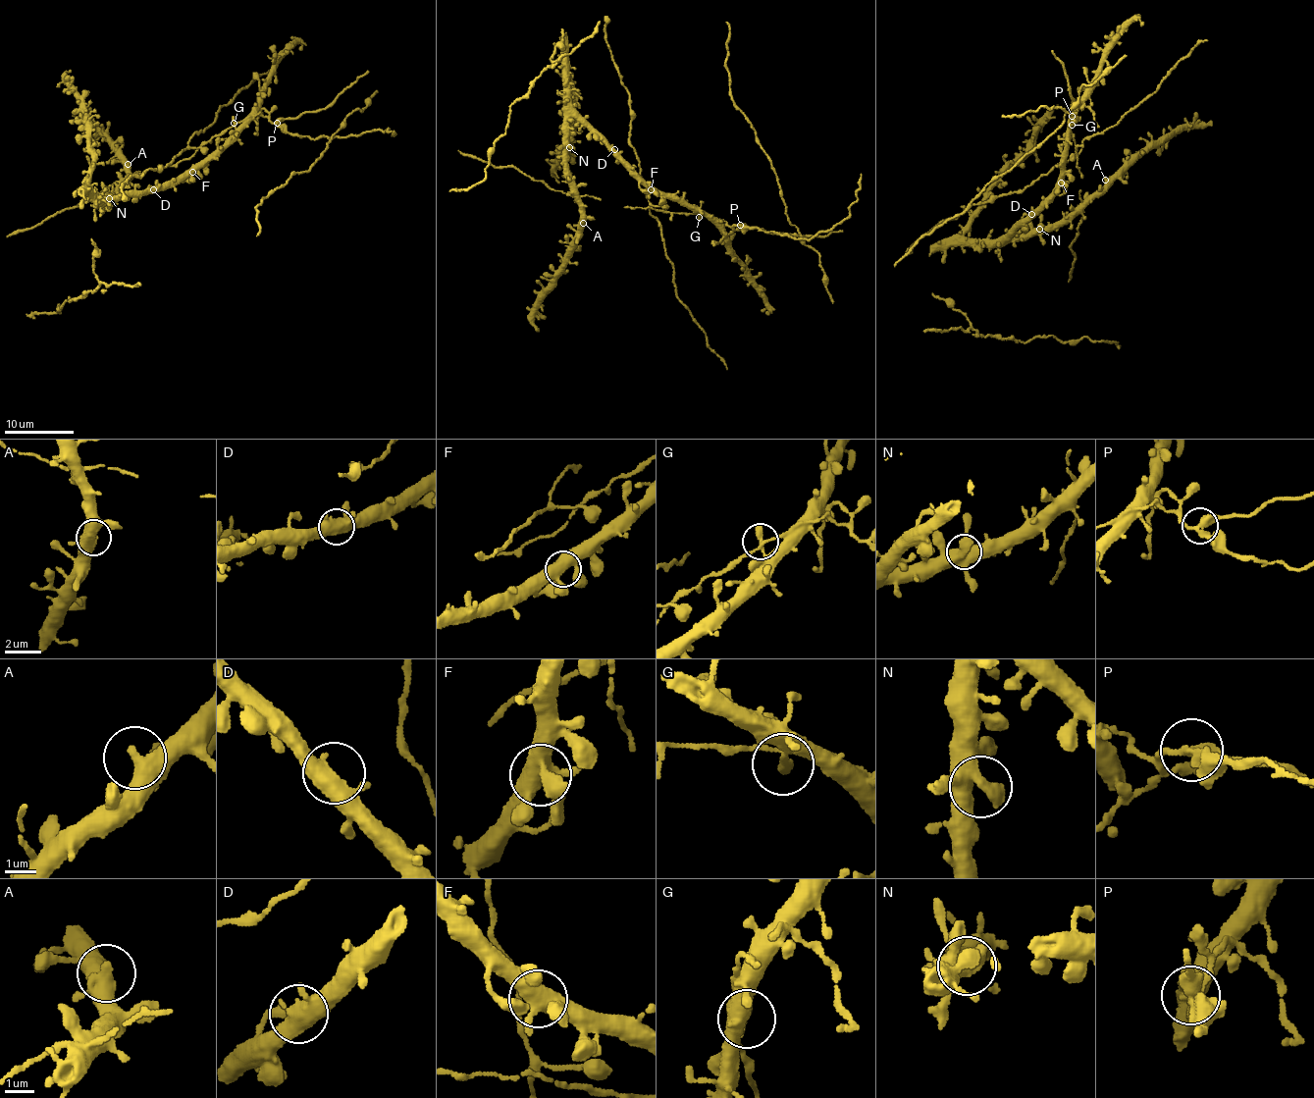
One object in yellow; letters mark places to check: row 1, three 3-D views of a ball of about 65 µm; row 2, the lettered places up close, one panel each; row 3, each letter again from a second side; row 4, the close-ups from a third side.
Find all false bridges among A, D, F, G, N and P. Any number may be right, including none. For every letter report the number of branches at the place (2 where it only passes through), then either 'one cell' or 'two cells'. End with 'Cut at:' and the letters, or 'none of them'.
A: 3 branches meet; one cell
D: 3 branches meet; one cell
F: 5 branches meet; one cell
G: 3 branches meet; one cell
N: 4 branches meet; one cell
P: 3 branches meet; two cells
Cut at: P

